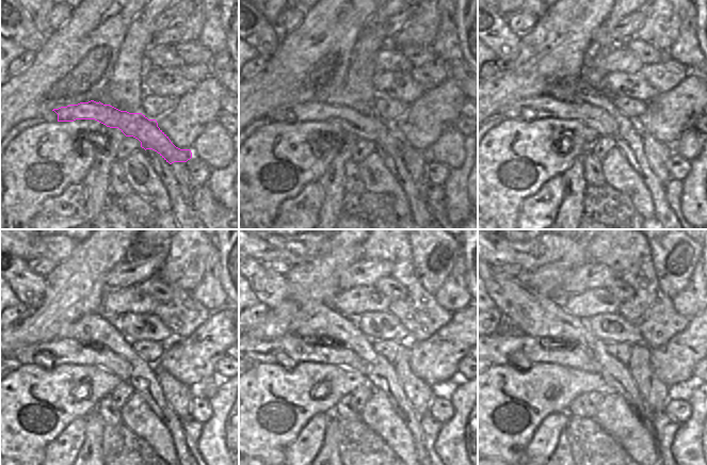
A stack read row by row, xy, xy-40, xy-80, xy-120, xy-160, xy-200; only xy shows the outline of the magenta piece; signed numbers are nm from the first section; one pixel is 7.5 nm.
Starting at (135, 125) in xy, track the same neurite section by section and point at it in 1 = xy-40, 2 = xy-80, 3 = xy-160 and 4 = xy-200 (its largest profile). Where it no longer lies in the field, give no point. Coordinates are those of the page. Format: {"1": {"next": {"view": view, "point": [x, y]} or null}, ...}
{"1": {"next": {"view": "xy-40", "point": [370, 127]}}, "2": {"next": {"view": "xy-80", "point": [545, 108]}}, "3": {"next": {"view": "xy-160", "point": [299, 349]}}, "4": {"next": {"view": "xy-200", "point": [499, 347]}}}

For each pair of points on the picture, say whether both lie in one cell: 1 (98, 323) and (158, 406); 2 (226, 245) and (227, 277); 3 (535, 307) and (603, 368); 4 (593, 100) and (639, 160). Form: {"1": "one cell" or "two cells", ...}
{"1": "one cell", "2": "one cell", "3": "one cell", "4": "one cell"}

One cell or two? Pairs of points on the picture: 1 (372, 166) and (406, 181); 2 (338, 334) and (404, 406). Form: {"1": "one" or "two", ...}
{"1": "two", "2": "one"}

